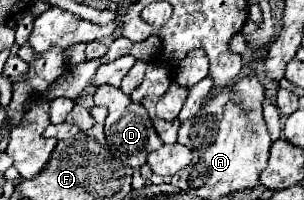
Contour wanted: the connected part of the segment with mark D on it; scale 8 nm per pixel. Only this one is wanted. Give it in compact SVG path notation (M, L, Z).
M100 85L94 93L94 105L98 107L106 107L108 109L108 117L104 123L104 133L106 133L106 143L110 147L110 151L122 159L122 163L130 165L132 169L138 169L140 165L146 163L146 153L158 149L162 145L162 141L158 139L152 121L146 113L146 109L138 103L134 103L128 95L124 95L118 87L112 85Z

